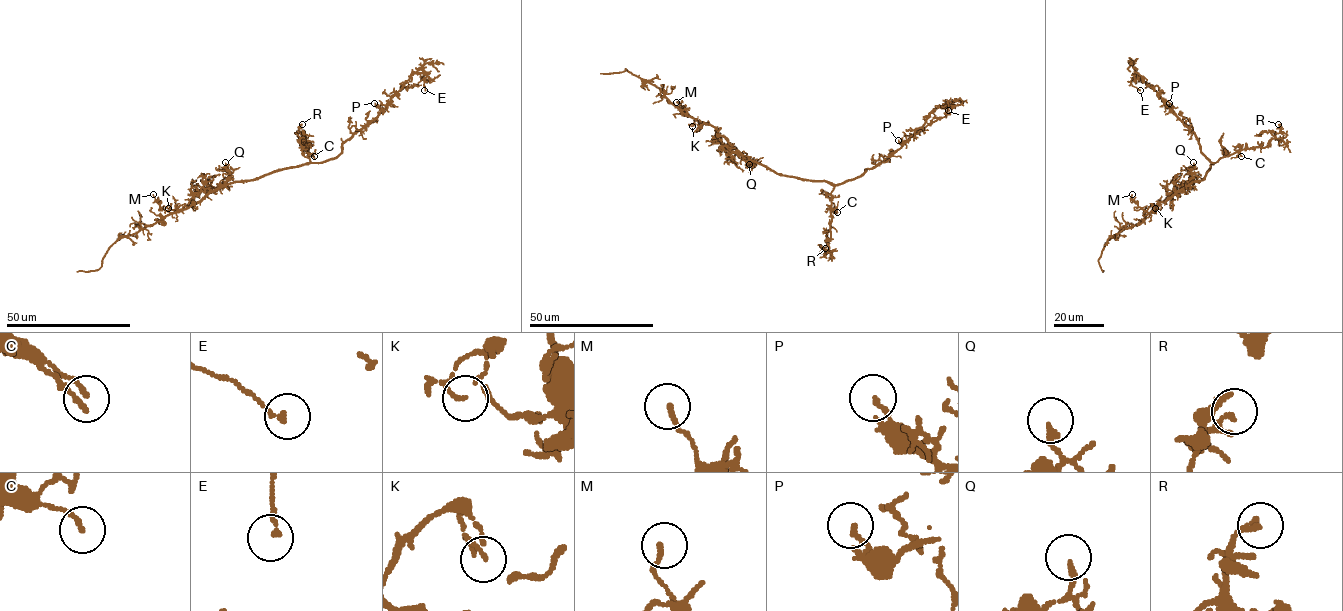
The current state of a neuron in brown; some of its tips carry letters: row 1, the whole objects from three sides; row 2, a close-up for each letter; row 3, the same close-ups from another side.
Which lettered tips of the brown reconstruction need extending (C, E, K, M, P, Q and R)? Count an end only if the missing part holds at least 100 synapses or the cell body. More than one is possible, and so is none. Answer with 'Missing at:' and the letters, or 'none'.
Missing at: none

